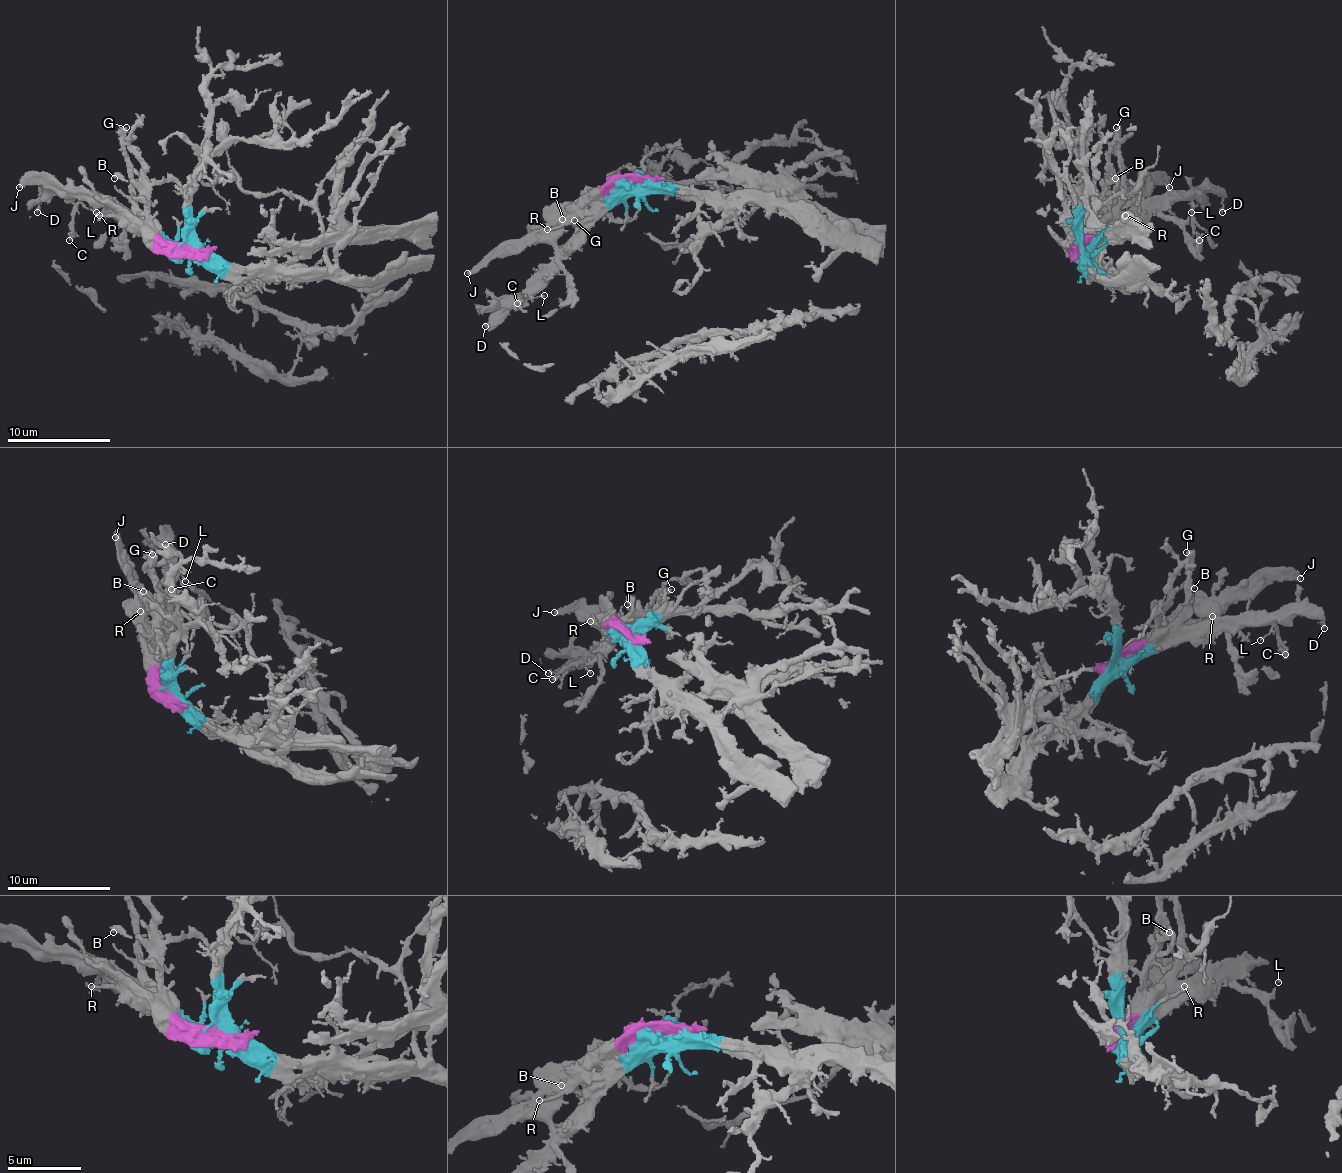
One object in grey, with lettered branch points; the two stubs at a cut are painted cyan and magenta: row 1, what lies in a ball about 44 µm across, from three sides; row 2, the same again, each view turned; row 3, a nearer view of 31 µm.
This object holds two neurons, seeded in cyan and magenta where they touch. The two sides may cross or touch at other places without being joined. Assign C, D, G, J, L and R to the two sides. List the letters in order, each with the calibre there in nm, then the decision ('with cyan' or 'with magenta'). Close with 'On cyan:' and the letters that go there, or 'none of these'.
C: calibre 150 nm; with cyan
D: calibre 160 nm; with cyan
G: calibre 420 nm; with cyan
J: calibre 400 nm; with magenta
L: calibre 110 nm; with cyan
R: calibre 170 nm; with magenta
On cyan: C, D, G, L

